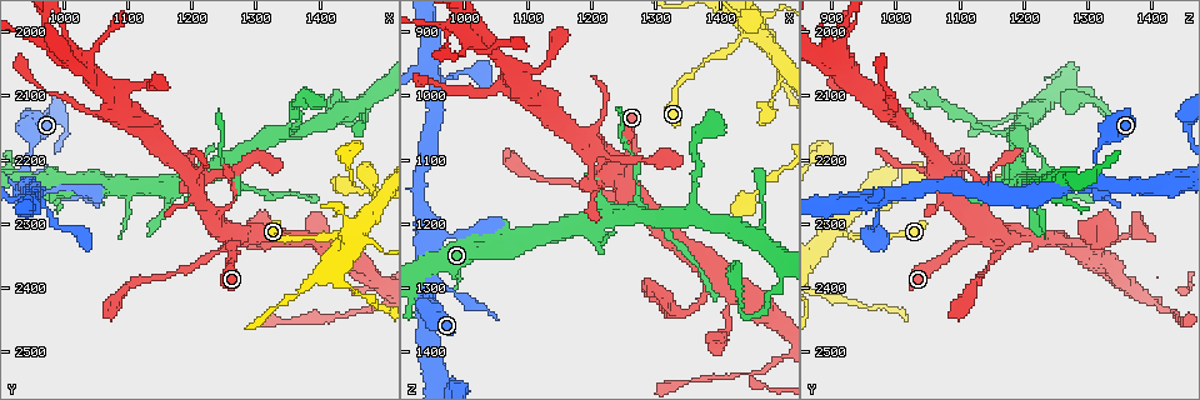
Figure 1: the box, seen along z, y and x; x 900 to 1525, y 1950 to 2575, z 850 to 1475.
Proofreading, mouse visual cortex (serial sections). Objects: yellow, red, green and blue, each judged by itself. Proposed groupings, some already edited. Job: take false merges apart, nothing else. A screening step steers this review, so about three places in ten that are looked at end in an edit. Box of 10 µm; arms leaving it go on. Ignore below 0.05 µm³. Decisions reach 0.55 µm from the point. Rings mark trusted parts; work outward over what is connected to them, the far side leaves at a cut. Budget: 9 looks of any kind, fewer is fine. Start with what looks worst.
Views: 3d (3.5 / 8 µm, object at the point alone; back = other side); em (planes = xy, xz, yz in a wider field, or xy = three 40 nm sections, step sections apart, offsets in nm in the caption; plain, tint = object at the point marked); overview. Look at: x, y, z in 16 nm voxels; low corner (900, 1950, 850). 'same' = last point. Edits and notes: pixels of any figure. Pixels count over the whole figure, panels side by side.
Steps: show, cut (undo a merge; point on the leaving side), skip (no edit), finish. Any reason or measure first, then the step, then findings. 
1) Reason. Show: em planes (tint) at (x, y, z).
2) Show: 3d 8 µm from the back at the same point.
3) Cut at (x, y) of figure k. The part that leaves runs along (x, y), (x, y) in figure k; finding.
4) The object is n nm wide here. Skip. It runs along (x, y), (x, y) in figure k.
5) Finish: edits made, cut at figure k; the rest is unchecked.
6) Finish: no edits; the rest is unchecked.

Small branch off a trunk. Show: 3d 3.5 µm at (1445, 2320, 900).

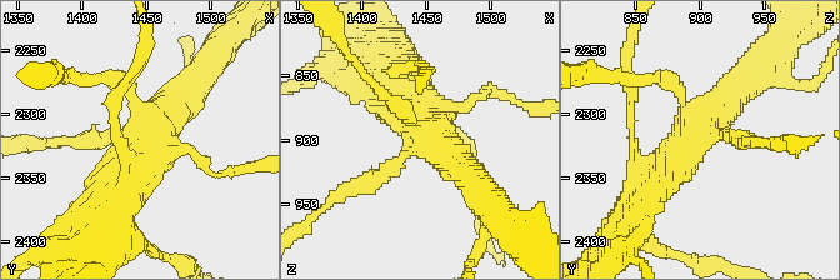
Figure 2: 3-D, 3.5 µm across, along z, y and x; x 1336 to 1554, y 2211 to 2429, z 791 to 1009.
Show: em xy step 3 (tint) at (1444, 2316, 900).

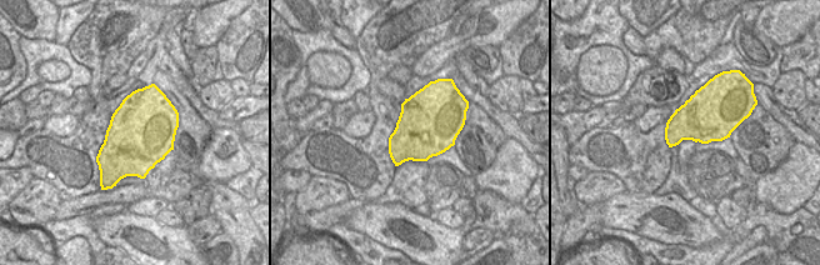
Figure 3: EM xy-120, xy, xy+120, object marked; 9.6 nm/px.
Skip. It runs along (746, 140), (695, 136), (640, 194) in figure 2; all the same cell.

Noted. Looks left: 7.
Sharp bend. Show: 3d 3.5 µm at (1260, 2325, 1135).

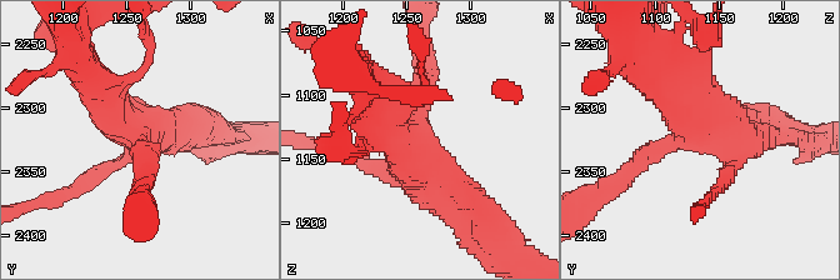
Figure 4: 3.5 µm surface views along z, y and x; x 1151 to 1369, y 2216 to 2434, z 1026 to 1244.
Show: em xy step 1 (tint) at (1258, 2320, 1134).

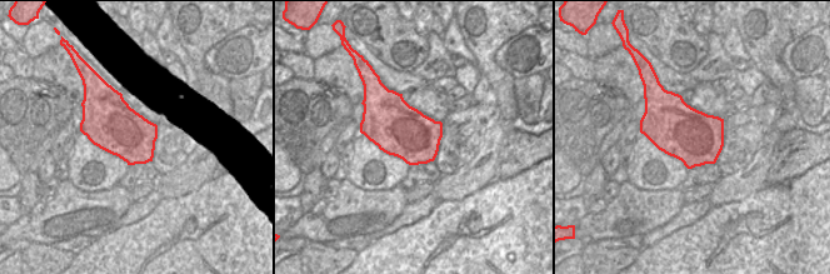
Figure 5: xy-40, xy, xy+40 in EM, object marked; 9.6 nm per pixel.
Another direction. Show: em xy step 2 (tint) at the same point.

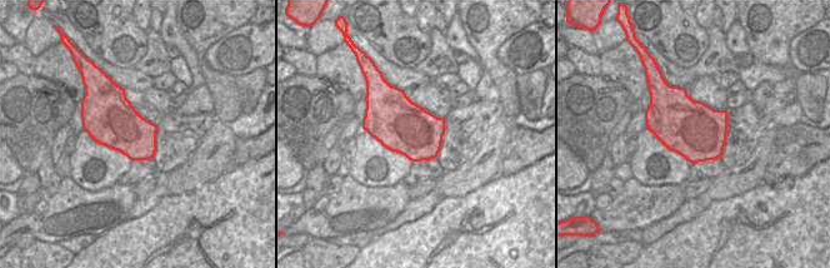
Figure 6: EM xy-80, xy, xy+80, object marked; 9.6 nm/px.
Skip. It runs along (425, 68), (418, 148), (468, 201) in figure 4; continuous, no second cell.

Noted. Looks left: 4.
Thin neck. Show: 3d 3.5 µm at (1010, 2040, 905).

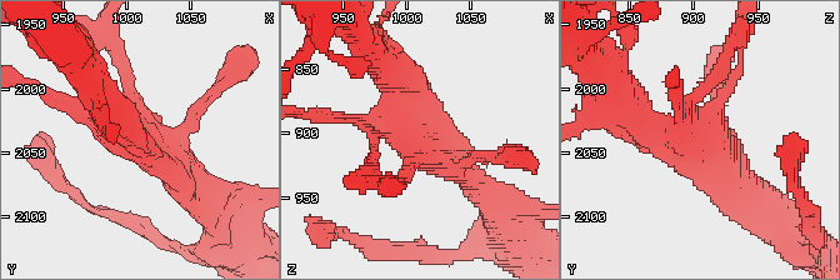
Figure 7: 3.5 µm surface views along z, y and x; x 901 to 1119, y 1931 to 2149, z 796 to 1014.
Need the tissue. Show: em xy step 2 (tint) at (1006, 2040, 906).

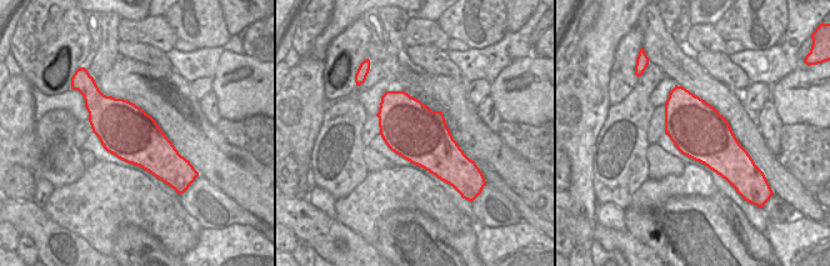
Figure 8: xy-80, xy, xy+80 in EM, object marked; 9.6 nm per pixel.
Skip. It runs along (473, 183), (391, 121), (391, 74) in figure 7; one cell here.

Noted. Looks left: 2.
Two arms in line, one across. Show: 3d 3.5 µm at (1250, 2210, 1190).

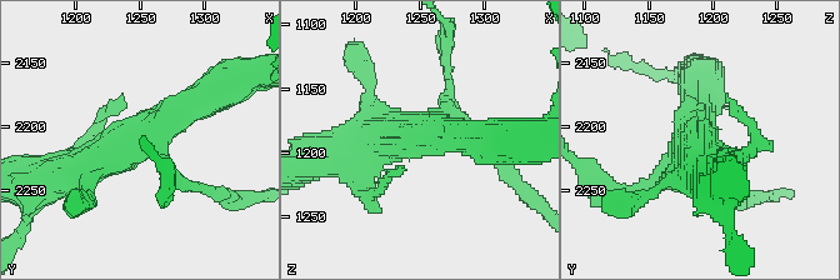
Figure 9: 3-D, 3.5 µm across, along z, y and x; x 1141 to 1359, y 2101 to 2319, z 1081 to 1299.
3 arms meet here; the arms are 200, 400, 500 nm wide. Show: em xy step 2 (tint) at (1246, 2208, 1188).

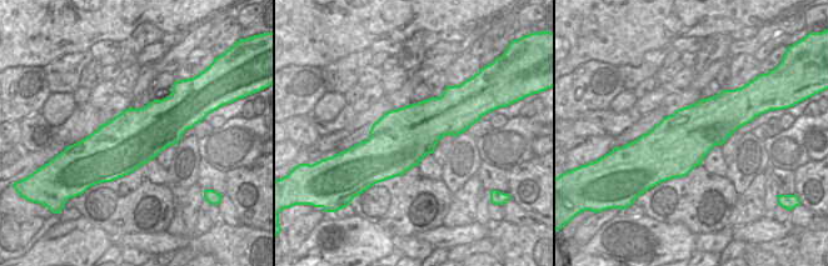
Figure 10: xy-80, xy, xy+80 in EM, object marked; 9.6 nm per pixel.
Cut at (194, 185) of figure 9. A second cell is stuck on.

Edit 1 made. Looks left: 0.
Finish: edits made, cut at figure 9; the rest is unchecked.

